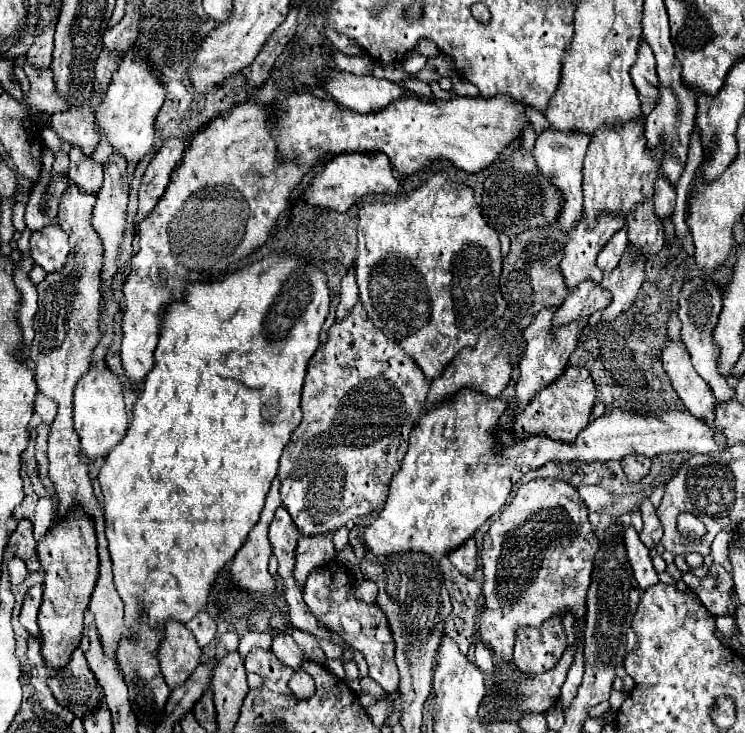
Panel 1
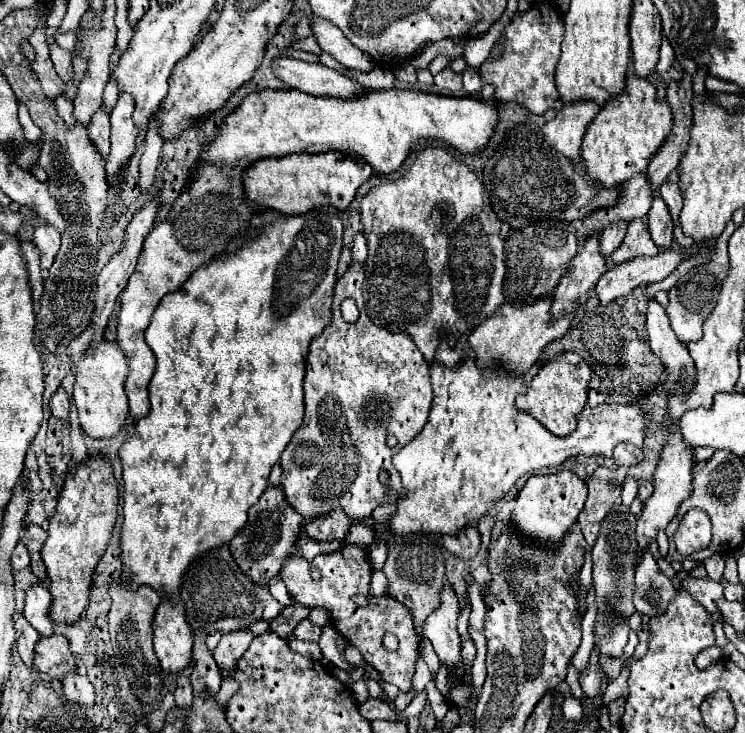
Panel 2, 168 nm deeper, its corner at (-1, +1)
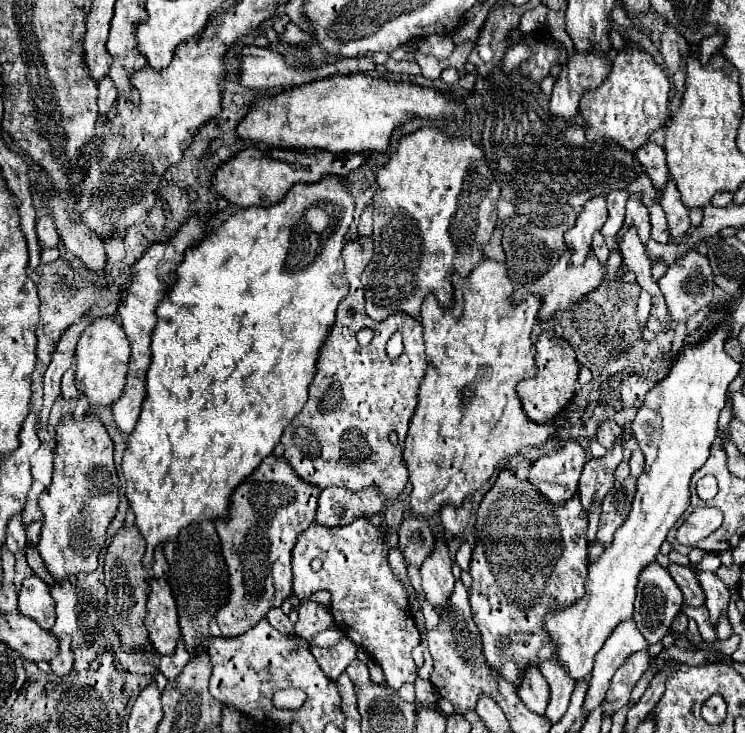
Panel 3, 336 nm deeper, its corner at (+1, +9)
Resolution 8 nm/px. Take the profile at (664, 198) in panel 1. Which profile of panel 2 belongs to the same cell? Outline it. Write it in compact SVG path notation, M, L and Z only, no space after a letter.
M659 197L653 199L653 205L647 213L647 225L655 245L669 247L673 243L673 219L669 215L665 201L661 201Z

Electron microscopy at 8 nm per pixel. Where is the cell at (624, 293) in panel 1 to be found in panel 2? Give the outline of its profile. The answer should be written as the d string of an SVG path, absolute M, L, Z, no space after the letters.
M633 219L629 221L629 229L627 235L621 243L621 247L613 253L613 263L625 263L637 255L657 255L659 247L653 243L647 225L643 219Z

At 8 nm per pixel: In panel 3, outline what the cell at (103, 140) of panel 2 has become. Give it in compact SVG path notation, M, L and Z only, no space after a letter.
M105 77L105 81L99 83L99 97L97 97L97 105L99 105L99 115L105 119L107 113L111 111L111 107L117 101L117 91L115 85L109 77Z

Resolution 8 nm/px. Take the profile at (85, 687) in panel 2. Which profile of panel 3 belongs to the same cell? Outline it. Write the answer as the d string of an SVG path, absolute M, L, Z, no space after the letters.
M71 637L59 639L59 645L61 645L61 651L49 665L57 677L65 677L65 675L71 675L73 665L75 665L75 657L71 651Z

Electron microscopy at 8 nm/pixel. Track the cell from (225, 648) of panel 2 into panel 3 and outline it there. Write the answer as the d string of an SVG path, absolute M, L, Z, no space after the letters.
M273 455L265 457L263 463L259 465L259 469L253 471L253 475L249 475L243 481L243 485L239 485L233 491L233 495L231 495L233 509L231 509L229 517L215 521L219 539L221 539L223 557L225 557L225 563L229 567L229 575L231 575L231 579L229 579L231 595L229 595L225 607L221 607L219 615L217 615L217 623L221 627L221 637L229 639L229 637L243 635L253 625L257 625L271 607L279 607L283 603L283 599L289 597L291 579L293 579L293 575L291 575L291 549L295 547L299 533L303 533L313 523L319 493L321 491L317 487L301 481L283 457L273 457Z

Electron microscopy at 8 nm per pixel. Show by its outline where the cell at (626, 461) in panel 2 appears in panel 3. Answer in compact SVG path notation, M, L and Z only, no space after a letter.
M605 419L601 421L599 429L597 429L597 441L605 447L605 449L613 449L615 447L615 439L623 435L623 429L611 421L611 419Z

